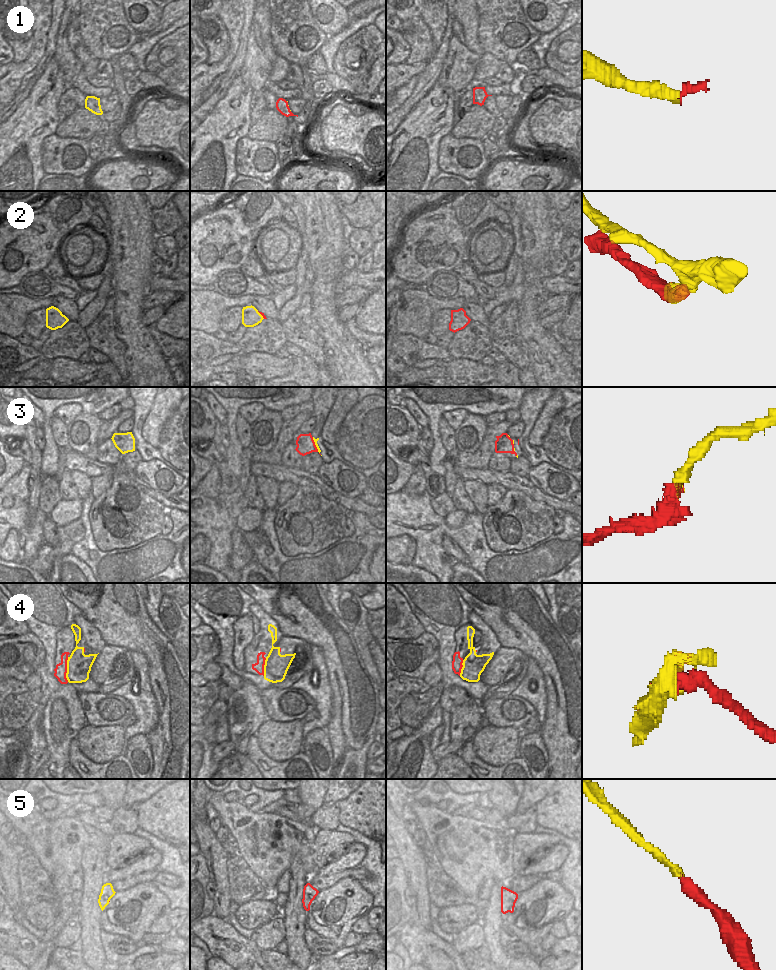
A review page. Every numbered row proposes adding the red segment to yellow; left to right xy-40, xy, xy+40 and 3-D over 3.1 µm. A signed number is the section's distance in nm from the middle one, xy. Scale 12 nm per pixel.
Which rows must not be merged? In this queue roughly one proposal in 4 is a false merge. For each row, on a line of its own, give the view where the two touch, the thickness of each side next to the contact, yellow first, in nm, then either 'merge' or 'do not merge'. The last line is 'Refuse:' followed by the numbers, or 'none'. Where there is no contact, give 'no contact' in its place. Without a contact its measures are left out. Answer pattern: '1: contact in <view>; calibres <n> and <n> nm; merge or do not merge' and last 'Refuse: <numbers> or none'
1: no contact; merge
2: contact in xy; calibres 220 and 30 nm; merge
3: contact in xy; calibres 50 and 220 nm; merge
4: contact in xy-40; calibres 300 and 140 nm; merge
5: no contact; merge
Refuse: none

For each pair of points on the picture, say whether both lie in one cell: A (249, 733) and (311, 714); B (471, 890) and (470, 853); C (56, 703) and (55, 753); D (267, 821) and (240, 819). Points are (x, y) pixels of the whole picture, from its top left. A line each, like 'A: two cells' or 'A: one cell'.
A: two cells
B: one cell
C: one cell
D: one cell

